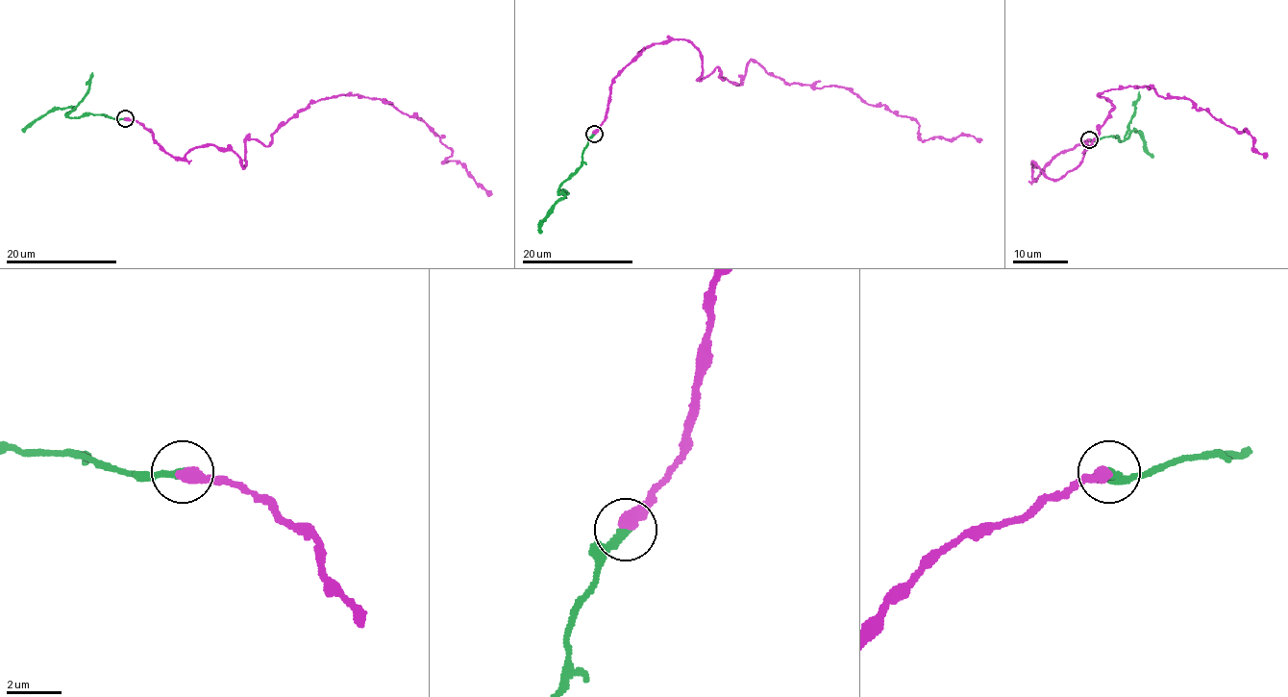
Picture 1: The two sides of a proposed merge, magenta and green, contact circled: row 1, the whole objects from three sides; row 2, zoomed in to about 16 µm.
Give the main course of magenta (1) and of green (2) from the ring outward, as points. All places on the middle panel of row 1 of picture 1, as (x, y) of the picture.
1: (593, 134), (614, 76), (685, 39), (698, 79), (740, 84), (755, 60), (910, 117), (922, 140), (982, 139)
2: (593, 134), (582, 151), (581, 165), (560, 185), (564, 195), (548, 212), (538, 234)

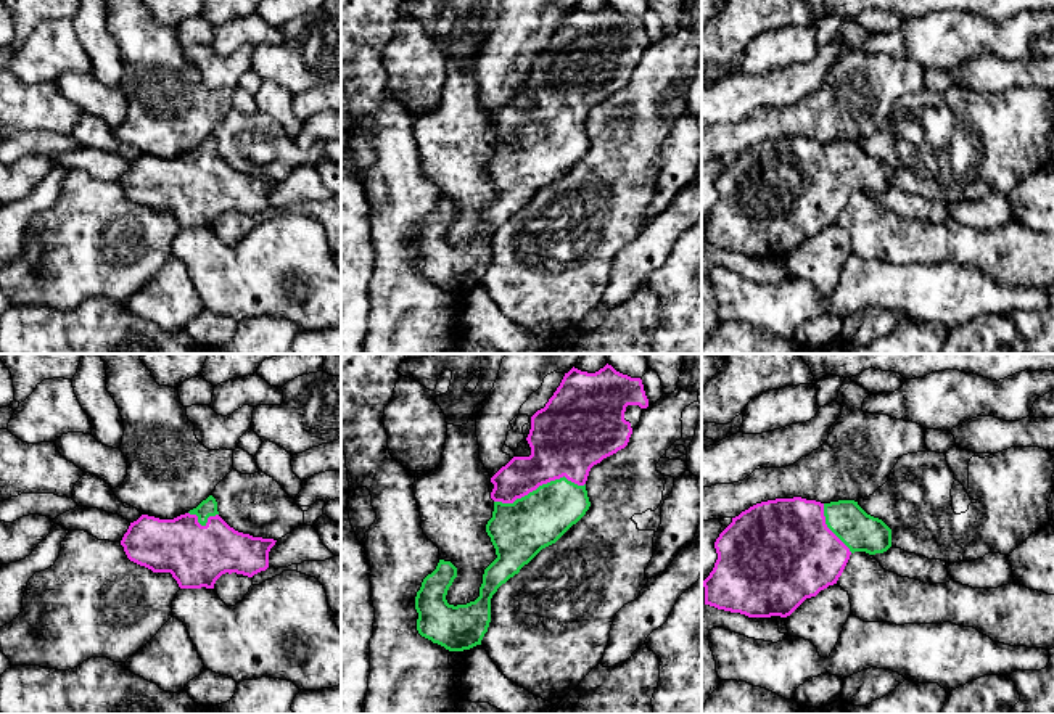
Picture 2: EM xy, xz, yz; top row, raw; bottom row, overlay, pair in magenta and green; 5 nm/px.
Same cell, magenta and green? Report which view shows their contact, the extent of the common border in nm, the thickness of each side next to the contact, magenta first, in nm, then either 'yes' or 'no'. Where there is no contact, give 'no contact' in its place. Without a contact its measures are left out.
contact in xz; length 460 nm; calibres 340 and 280 nm; yes

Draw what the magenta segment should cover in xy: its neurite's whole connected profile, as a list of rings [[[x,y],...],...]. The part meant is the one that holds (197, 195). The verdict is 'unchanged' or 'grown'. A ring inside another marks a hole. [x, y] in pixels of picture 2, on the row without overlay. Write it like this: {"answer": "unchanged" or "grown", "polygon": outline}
{"answer": "grown", "polygon": [[[209,135],[174,159],[142,154],[130,162],[121,185],[130,201],[153,212],[171,212],[180,228],[214,228],[225,212],[253,217],[266,211],[275,182],[230,167]]]}

